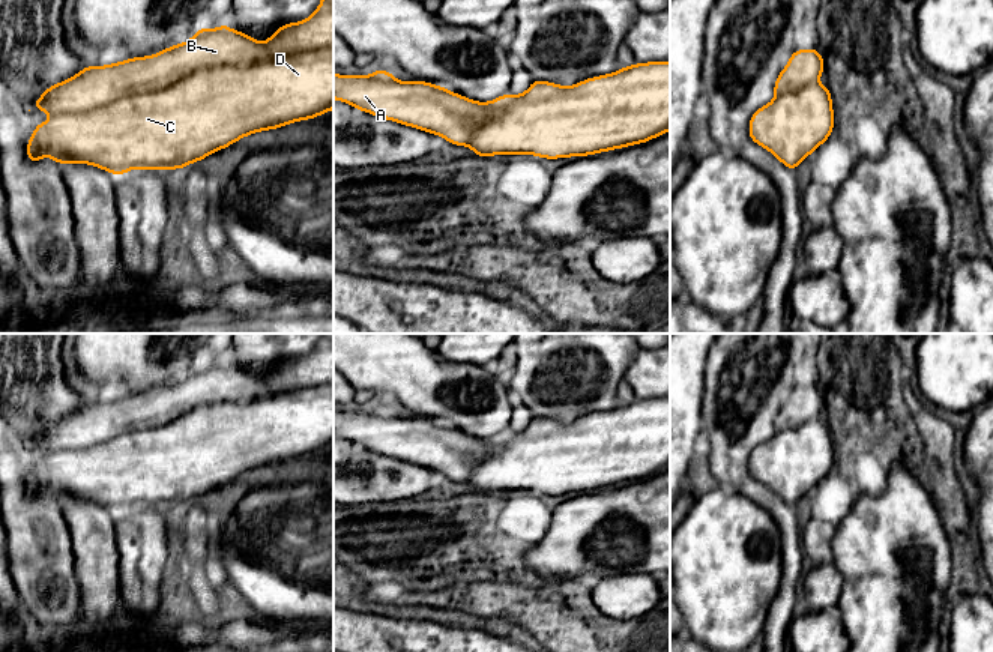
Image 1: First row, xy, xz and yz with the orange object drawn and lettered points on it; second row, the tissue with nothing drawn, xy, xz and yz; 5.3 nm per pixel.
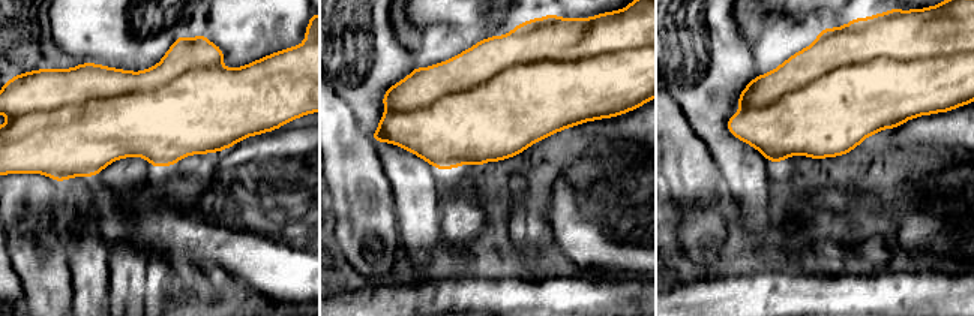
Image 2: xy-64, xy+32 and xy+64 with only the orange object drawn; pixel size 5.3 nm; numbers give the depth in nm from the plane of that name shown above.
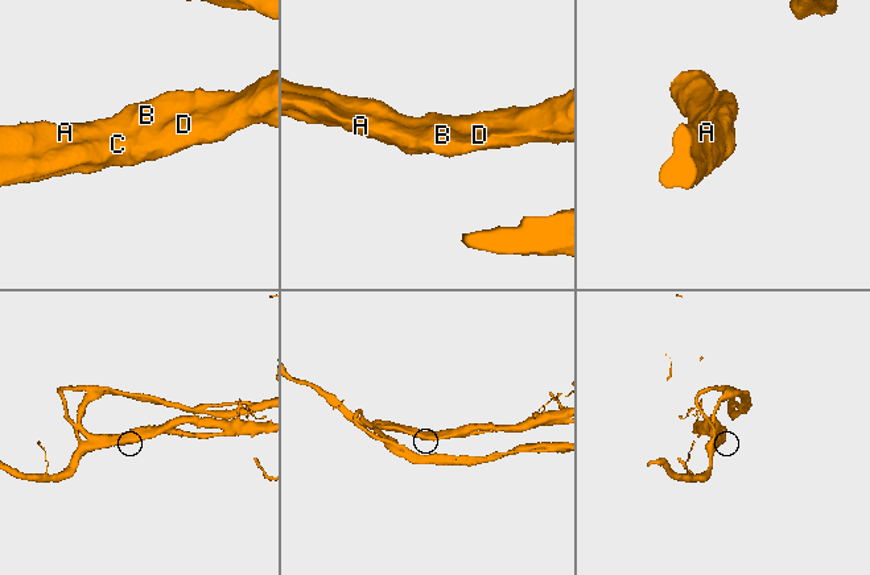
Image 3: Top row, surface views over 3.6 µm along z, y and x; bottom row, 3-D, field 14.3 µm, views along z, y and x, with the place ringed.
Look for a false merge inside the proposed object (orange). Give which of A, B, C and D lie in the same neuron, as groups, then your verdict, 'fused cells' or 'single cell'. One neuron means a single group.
A B / C D | fused cells

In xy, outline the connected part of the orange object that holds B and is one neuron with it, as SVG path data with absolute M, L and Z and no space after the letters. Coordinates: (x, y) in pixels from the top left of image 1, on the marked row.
M321 0L309 18L278 27L263 44L222 24L200 27L189 41L155 56L86 66L50 86L33 108L50 114L92 111L122 98L173 86L198 69L245 68L261 59L329 47L334 47L334 0Z

